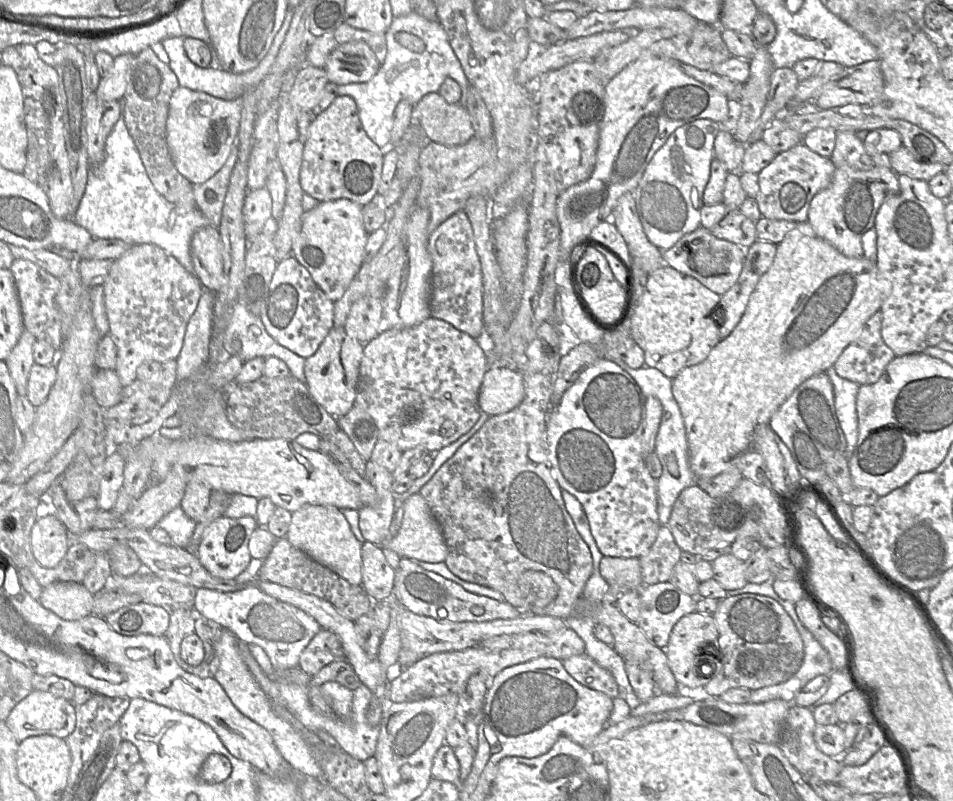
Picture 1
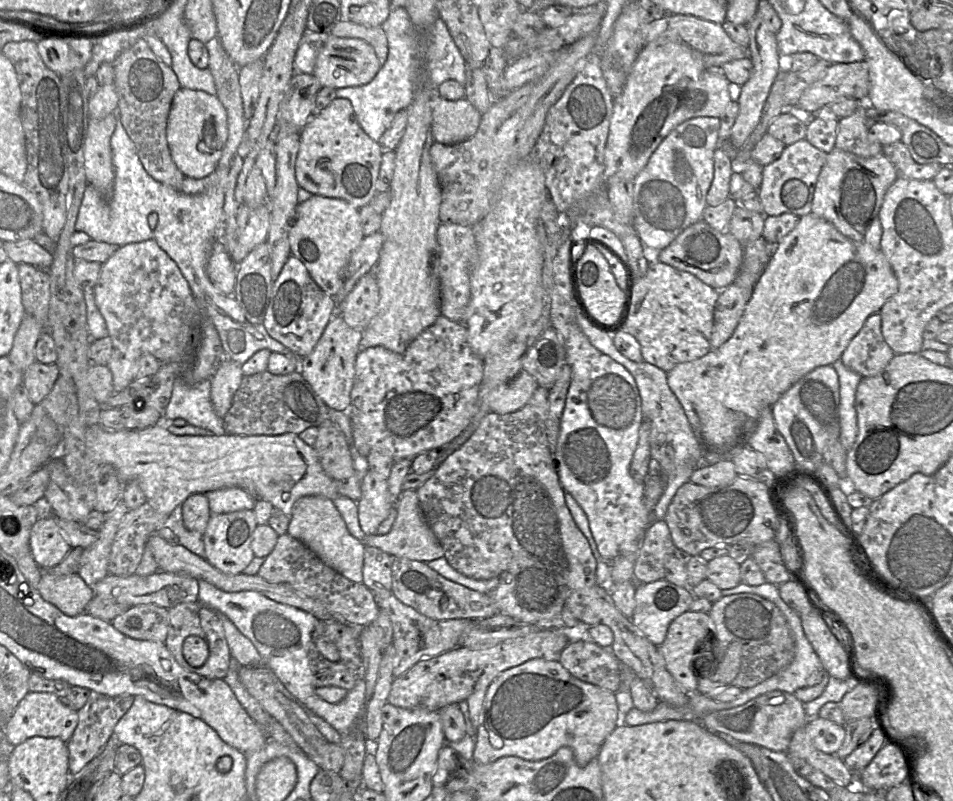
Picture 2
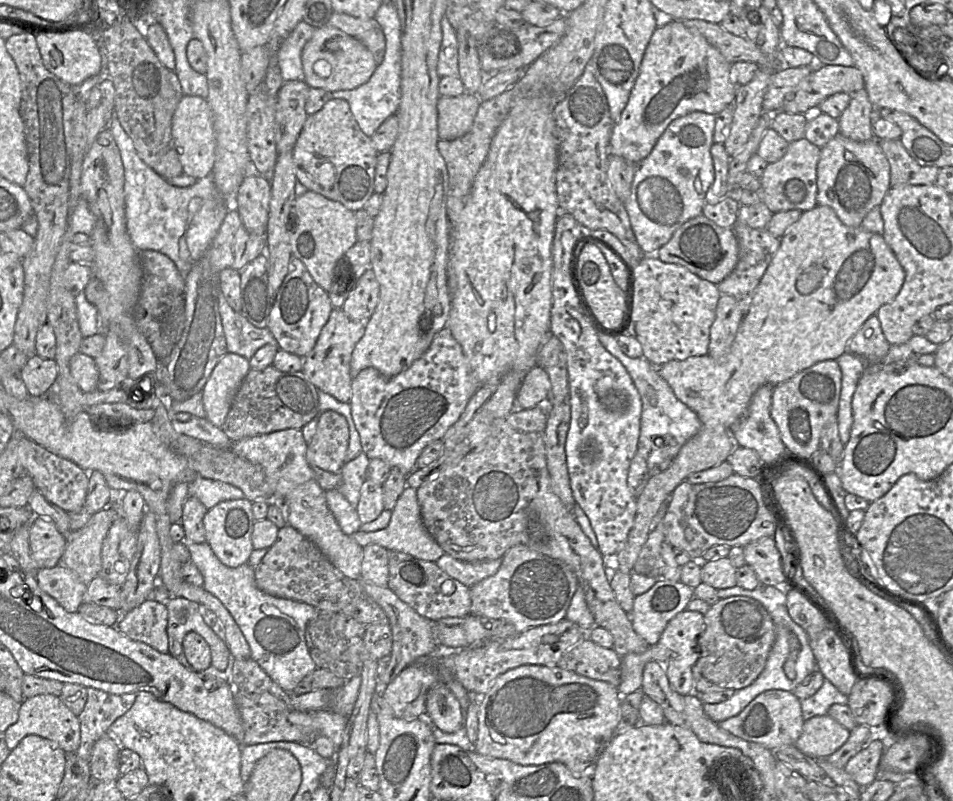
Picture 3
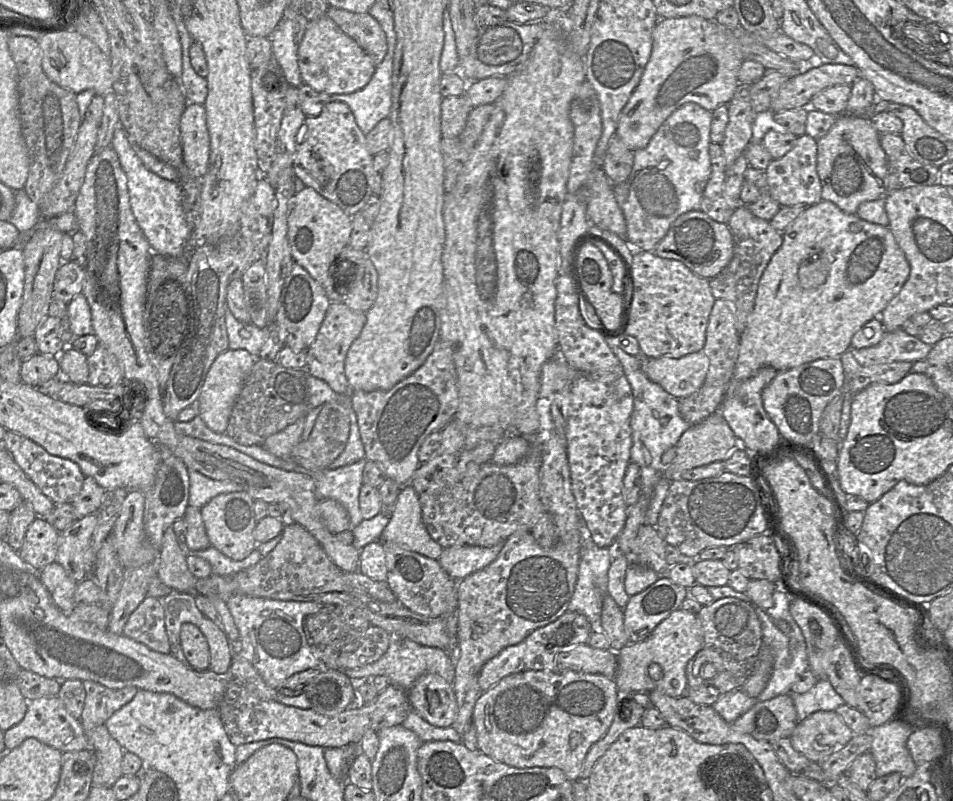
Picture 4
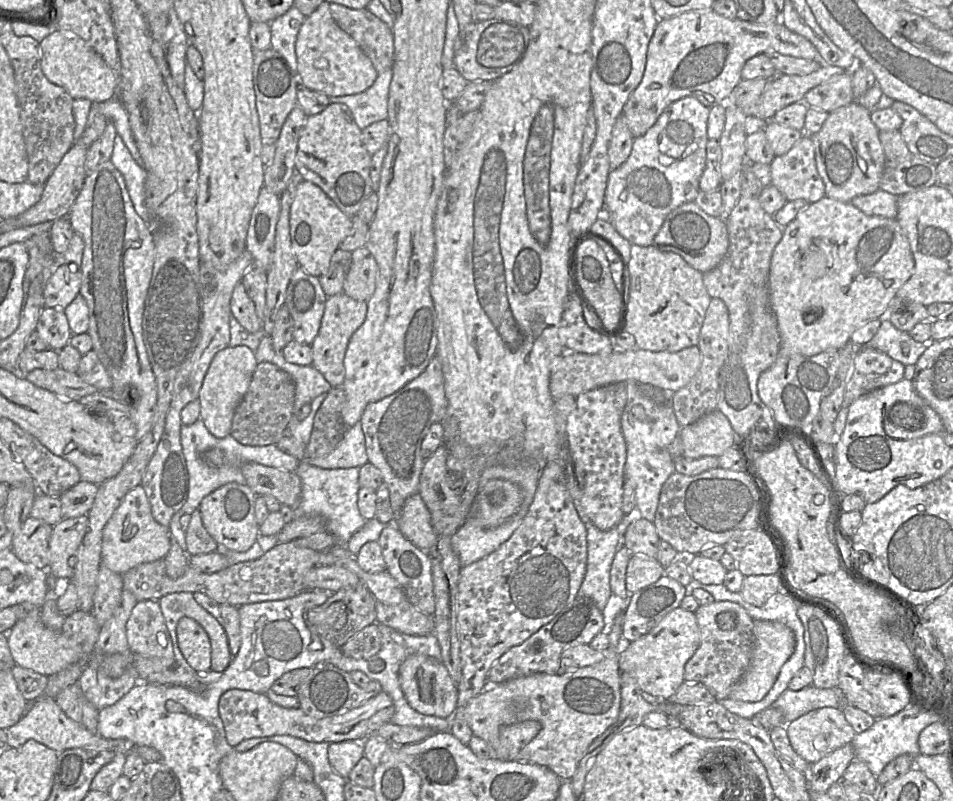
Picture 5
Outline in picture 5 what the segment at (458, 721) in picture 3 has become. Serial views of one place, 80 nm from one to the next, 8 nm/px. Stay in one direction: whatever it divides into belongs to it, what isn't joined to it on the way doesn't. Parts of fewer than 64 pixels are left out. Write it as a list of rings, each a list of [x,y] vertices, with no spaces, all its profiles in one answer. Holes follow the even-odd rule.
[[[412,655],[400,666],[399,679],[405,699],[418,713],[446,719],[455,712],[457,686],[453,683],[442,661],[424,655]]]

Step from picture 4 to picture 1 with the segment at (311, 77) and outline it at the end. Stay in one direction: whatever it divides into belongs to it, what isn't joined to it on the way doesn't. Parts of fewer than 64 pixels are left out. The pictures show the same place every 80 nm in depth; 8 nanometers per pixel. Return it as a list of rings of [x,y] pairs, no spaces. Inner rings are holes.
[[[364,41],[338,44],[323,67],[329,82],[336,85],[369,81],[379,70],[374,52]]]

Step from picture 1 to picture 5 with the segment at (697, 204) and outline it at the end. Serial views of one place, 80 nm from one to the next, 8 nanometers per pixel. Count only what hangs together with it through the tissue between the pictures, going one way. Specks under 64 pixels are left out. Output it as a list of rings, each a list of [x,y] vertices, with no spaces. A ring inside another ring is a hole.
[[[684,97],[670,104],[647,132],[634,139],[628,159],[608,175],[604,196],[604,212],[618,233],[631,244],[653,245],[653,240],[666,217],[678,206],[694,202],[706,165],[707,122],[710,108],[696,98]]]

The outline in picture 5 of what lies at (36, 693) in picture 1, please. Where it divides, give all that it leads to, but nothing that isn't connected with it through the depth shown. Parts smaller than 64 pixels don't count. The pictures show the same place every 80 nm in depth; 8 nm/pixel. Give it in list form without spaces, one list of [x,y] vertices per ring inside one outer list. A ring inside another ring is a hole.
[[[40,697],[30,703],[21,719],[6,730],[6,737],[7,744],[10,748],[17,748],[32,739],[57,753],[72,748],[85,748],[95,751],[122,750],[129,745],[123,740],[106,739],[98,733],[90,732],[82,723],[77,723],[70,719],[60,708],[55,699],[48,697]]]

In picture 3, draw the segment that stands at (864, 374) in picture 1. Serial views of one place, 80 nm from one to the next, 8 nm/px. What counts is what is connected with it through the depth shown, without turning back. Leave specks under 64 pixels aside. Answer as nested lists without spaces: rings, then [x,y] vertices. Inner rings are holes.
[[[877,315],[868,318],[847,345],[847,351],[858,355],[869,363],[880,363],[887,355],[887,342]]]

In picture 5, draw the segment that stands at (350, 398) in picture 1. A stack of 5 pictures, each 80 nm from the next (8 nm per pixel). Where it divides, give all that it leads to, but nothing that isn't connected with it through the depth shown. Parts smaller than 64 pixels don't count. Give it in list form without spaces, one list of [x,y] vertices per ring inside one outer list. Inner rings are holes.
[[[344,292],[327,297],[321,326],[311,344],[312,363],[332,388],[341,388],[344,376],[344,356],[350,337],[366,318],[367,302],[350,298]]]

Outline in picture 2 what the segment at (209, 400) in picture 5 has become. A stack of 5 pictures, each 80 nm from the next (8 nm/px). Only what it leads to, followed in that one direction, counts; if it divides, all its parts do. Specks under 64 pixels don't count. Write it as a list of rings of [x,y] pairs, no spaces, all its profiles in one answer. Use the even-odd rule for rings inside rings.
[[[224,358],[210,378],[211,402],[215,413],[220,418],[224,418],[227,414],[233,396],[239,388],[243,377],[241,365]]]

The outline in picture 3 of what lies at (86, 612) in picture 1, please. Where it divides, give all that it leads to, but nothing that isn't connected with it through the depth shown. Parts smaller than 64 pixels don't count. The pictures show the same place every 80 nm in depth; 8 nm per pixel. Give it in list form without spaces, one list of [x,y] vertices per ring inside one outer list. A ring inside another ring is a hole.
[[[62,563],[38,569],[35,572],[38,586],[54,598],[68,613],[76,613],[84,603],[87,583]]]

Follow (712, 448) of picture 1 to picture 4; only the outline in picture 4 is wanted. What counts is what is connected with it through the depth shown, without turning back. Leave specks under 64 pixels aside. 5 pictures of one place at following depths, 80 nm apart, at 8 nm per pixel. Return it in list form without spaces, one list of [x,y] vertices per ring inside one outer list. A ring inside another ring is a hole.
[[[822,200],[818,204],[807,207],[782,232],[783,242],[781,247],[772,256],[760,279],[755,304],[747,318],[744,330],[740,334],[738,357],[734,367],[732,378],[737,381],[745,381],[757,373],[762,367],[772,367],[777,371],[784,371],[800,365],[813,362],[818,359],[837,358],[850,350],[853,335],[868,321],[878,318],[889,302],[901,291],[910,274],[910,265],[903,251],[898,246],[892,232],[888,227],[872,224],[861,220],[857,214],[847,214],[839,209],[834,203]],[[814,256],[826,259],[828,262],[828,277],[826,281],[816,289],[806,290],[799,284],[798,271],[801,264]],[[701,350],[681,358],[642,358],[642,369],[650,380],[675,398],[695,393],[704,383],[709,359]]]

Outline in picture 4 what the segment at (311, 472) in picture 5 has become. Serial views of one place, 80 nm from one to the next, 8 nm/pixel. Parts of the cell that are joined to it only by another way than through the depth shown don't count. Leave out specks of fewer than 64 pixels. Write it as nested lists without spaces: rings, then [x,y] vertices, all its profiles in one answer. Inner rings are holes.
[[[363,458],[349,465],[324,469],[312,475],[319,500],[333,499],[346,509],[350,531],[363,520],[359,509],[359,493],[366,462],[367,459]]]

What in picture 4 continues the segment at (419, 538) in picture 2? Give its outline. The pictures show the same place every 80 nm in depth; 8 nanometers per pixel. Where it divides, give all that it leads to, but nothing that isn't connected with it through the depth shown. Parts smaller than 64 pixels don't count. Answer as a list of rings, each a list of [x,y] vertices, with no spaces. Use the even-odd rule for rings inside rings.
[[[410,485],[401,488],[393,513],[379,541],[396,543],[434,560],[443,551],[443,547],[427,531],[422,520],[419,495]]]

